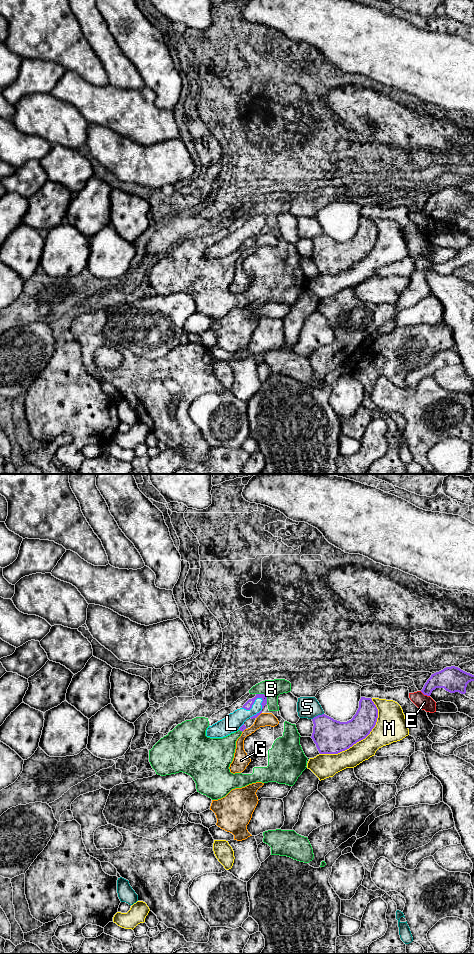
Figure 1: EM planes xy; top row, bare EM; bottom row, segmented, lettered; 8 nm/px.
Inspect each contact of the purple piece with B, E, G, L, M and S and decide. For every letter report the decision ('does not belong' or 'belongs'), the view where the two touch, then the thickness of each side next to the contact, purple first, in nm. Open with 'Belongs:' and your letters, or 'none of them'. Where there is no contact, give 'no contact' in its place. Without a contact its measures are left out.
Belongs: L
B: does not belong; contact in xy; calibres 60 and 150 nm
E: does not belong; contact in xy; calibres 200 and 120 nm
G: does not belong; contact in xy; calibres 30 and 110 nm
L: belongs; contact in xy; calibres 60 and 150 nm
M: does not belong; contact in xy; calibres 280 and 240 nm
S: does not belong; contact in xy; calibres 280 and 180 nm

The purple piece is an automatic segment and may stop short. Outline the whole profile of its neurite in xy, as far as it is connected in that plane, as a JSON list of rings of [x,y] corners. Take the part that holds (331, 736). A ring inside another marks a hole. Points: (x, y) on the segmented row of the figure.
[[[361,697],[353,718],[340,722],[322,714],[314,717],[311,738],[320,754],[338,754],[365,739],[375,727],[378,709],[371,698]]]

